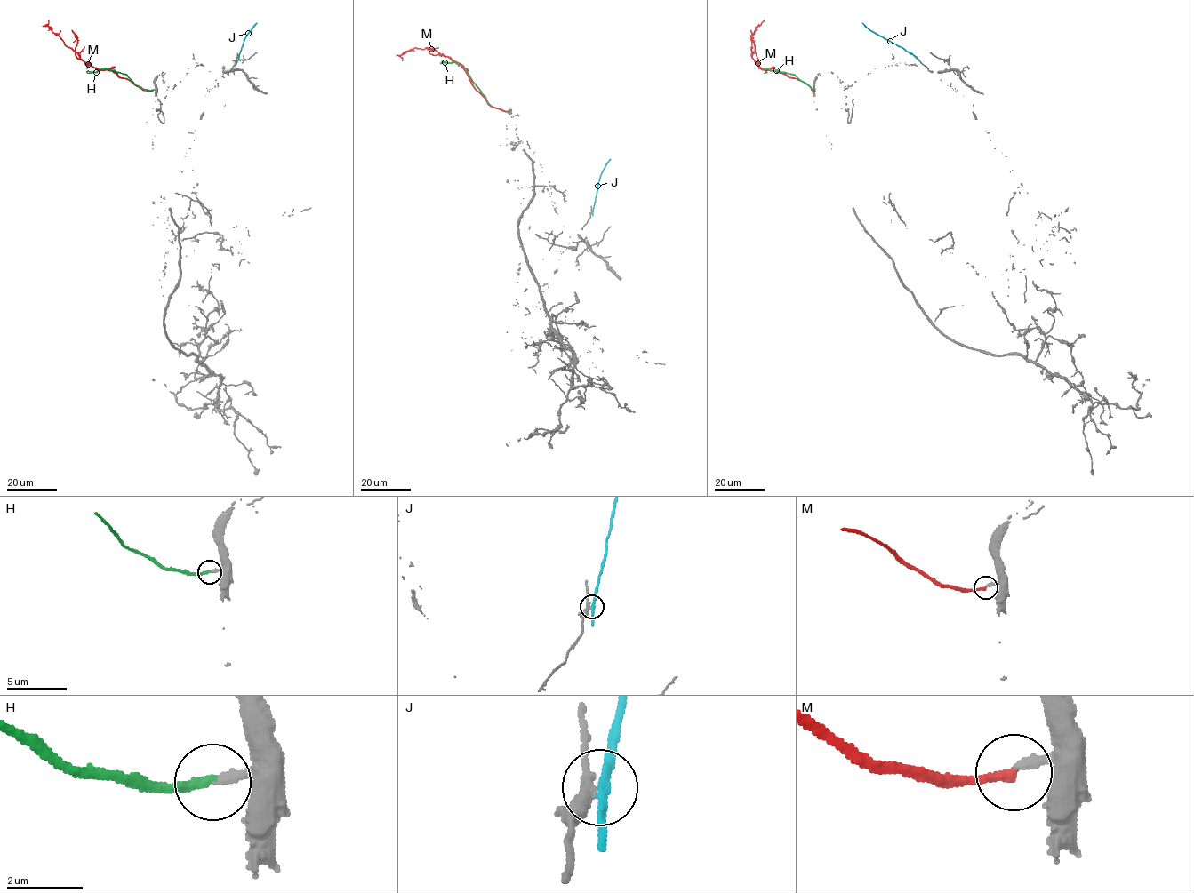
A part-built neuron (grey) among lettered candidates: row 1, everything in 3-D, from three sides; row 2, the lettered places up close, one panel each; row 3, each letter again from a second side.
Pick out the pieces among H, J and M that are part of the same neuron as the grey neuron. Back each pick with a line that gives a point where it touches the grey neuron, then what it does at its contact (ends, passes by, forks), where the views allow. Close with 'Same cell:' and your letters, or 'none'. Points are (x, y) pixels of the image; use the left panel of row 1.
H: (153, 90) | it ends
Same cell: H

